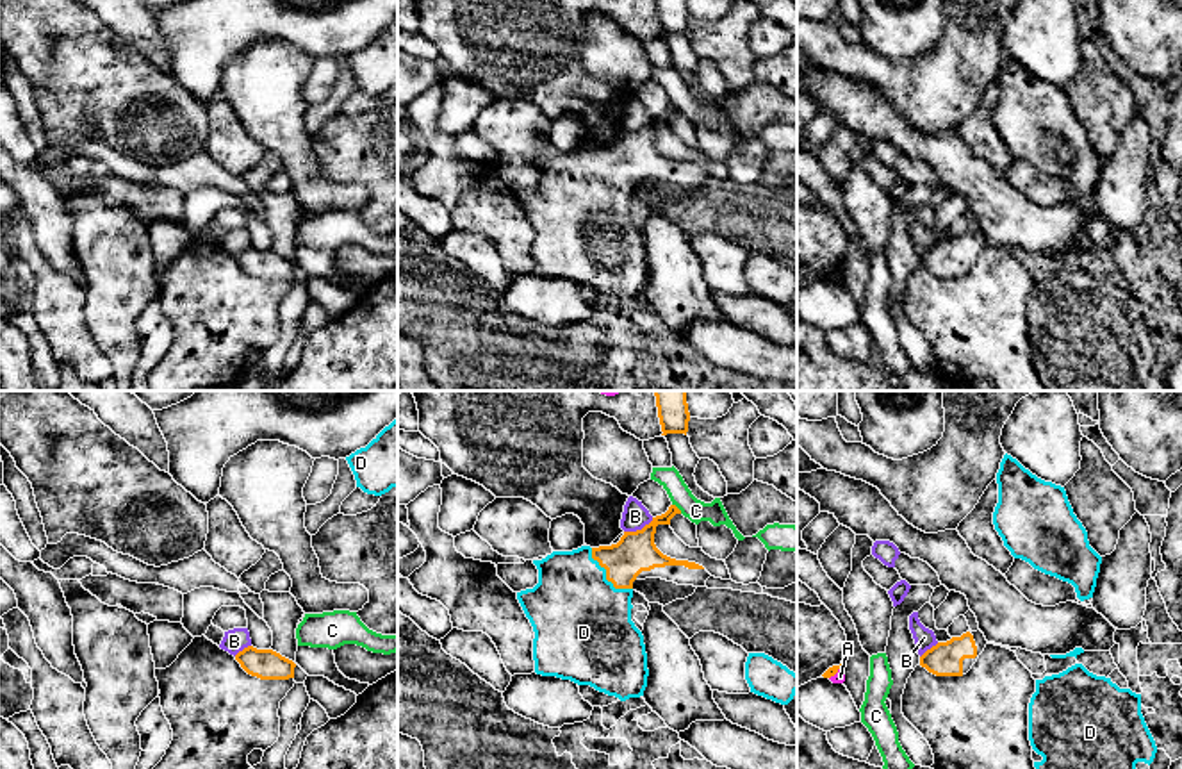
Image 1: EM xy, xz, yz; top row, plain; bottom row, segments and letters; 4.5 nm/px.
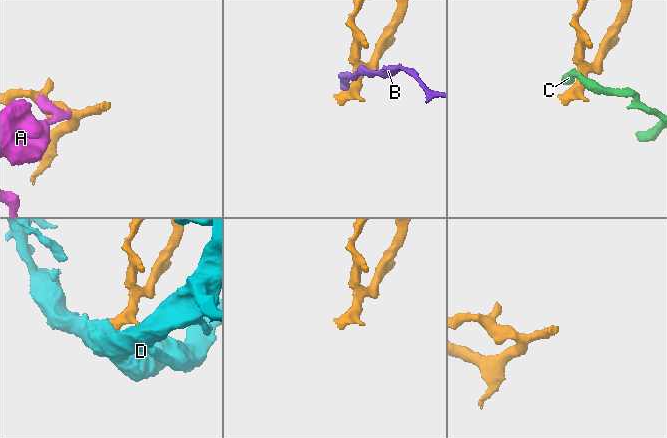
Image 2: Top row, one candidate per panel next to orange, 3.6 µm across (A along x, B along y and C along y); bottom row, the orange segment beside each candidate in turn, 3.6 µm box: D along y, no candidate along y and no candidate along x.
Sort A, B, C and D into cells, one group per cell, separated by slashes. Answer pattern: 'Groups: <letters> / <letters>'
Groups: A / B / C / D

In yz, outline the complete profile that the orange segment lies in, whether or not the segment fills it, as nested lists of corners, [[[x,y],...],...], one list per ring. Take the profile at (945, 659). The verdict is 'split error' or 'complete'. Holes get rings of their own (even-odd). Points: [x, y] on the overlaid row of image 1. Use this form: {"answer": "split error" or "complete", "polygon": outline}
{"answer": "split error", "polygon": [[[981,630],[938,642],[920,657],[920,666],[936,676],[963,676],[977,662],[988,641]]]}

